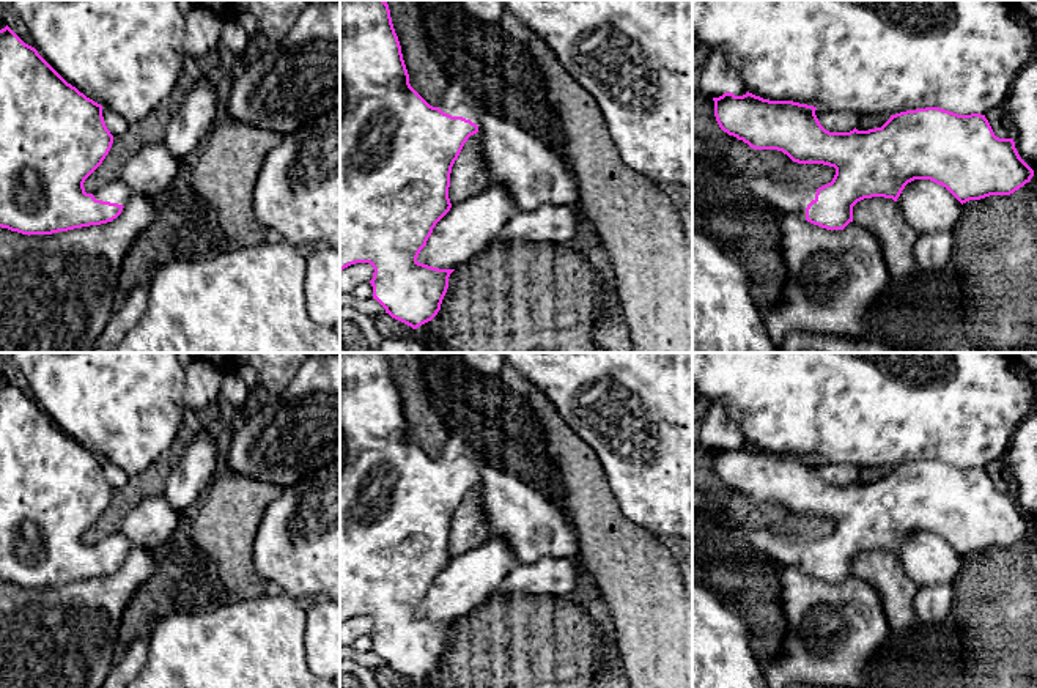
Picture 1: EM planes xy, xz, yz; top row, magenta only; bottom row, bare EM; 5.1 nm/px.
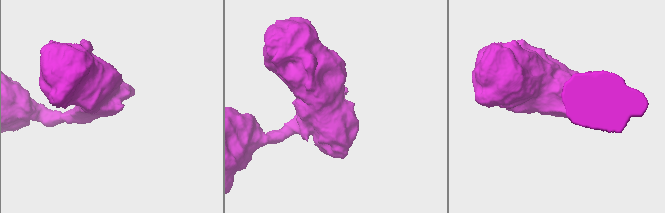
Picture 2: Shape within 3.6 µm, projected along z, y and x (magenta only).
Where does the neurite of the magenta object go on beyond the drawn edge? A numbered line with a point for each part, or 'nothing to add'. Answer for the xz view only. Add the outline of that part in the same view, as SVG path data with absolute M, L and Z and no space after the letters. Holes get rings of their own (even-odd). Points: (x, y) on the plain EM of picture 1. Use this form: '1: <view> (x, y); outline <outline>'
1: xz (458, 454); outline M450 431L450 438L439 461L452 469L471 472L478 479L480 458L458 431Z

